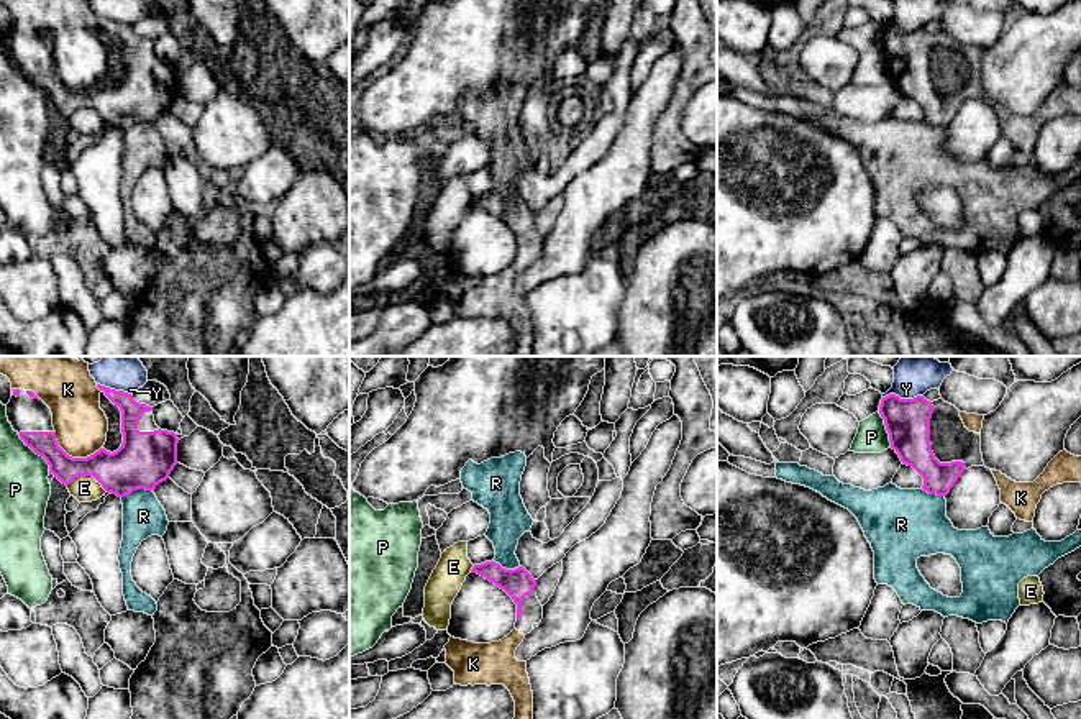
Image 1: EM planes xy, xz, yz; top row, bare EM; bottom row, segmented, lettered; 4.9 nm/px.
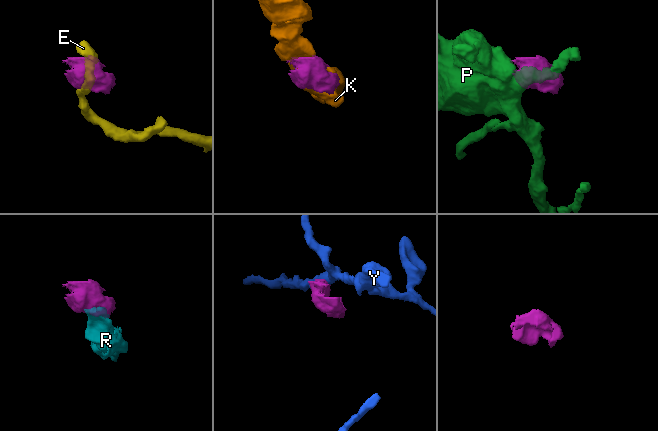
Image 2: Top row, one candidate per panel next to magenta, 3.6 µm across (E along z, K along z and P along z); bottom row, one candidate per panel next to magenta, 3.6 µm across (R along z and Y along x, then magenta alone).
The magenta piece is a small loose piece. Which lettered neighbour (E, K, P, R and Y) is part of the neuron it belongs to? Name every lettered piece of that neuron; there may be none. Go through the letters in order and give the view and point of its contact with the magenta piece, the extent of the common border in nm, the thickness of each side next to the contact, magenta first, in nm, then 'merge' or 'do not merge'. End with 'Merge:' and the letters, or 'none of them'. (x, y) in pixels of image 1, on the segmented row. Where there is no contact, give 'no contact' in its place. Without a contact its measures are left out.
E: xy (87, 475) | 220 nm | 240/130 nm | do not merge
K: xy (71, 457) | 240 nm | 200/260 nm | merge
P: xy (36, 453) | 260 nm | 130/240 nm | do not merge
R: xy (136, 488) | 160 nm | 280/200 nm | do not merge
Y: yz (903, 399) | 200 nm | 220/200 nm | do not merge
Merge: K

